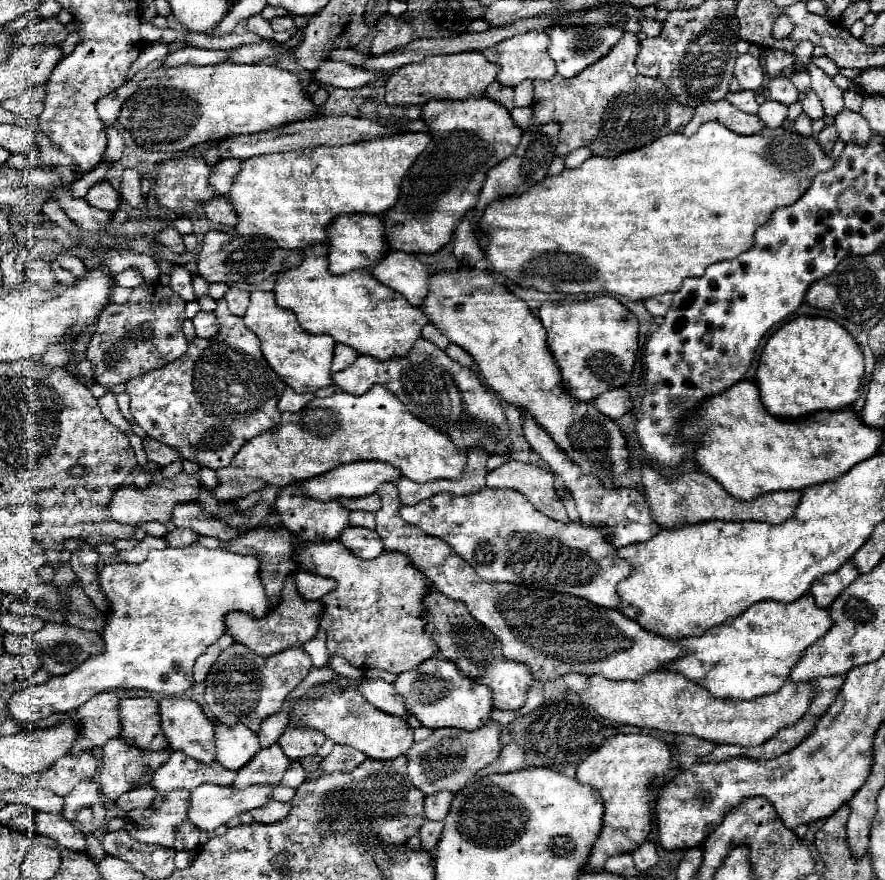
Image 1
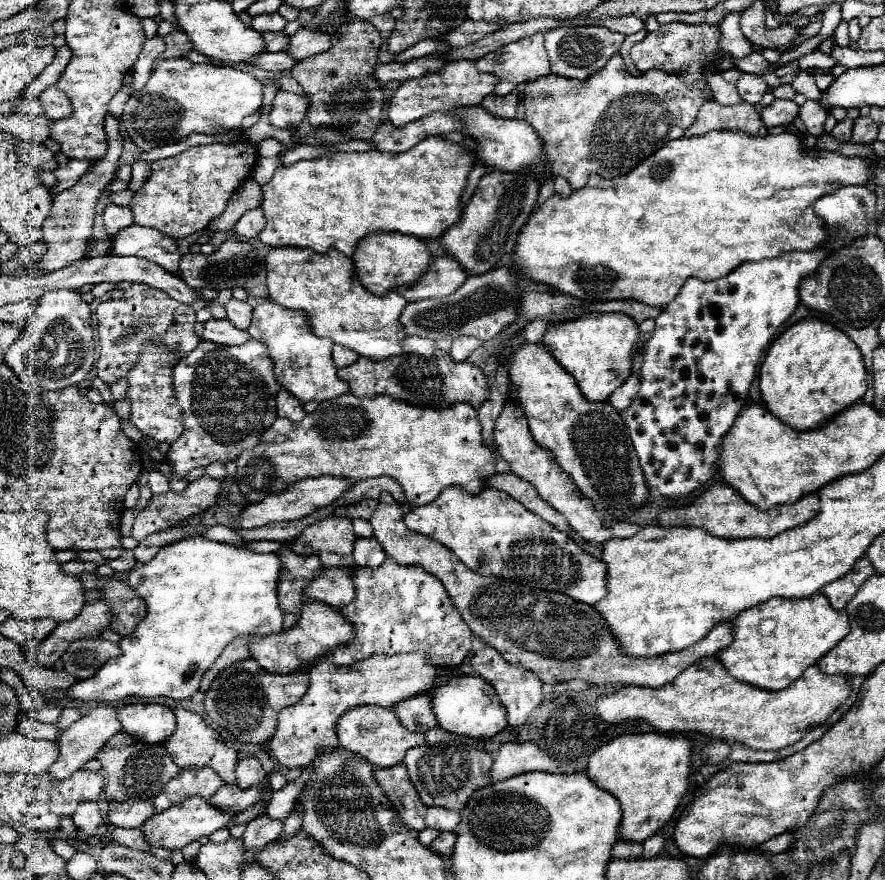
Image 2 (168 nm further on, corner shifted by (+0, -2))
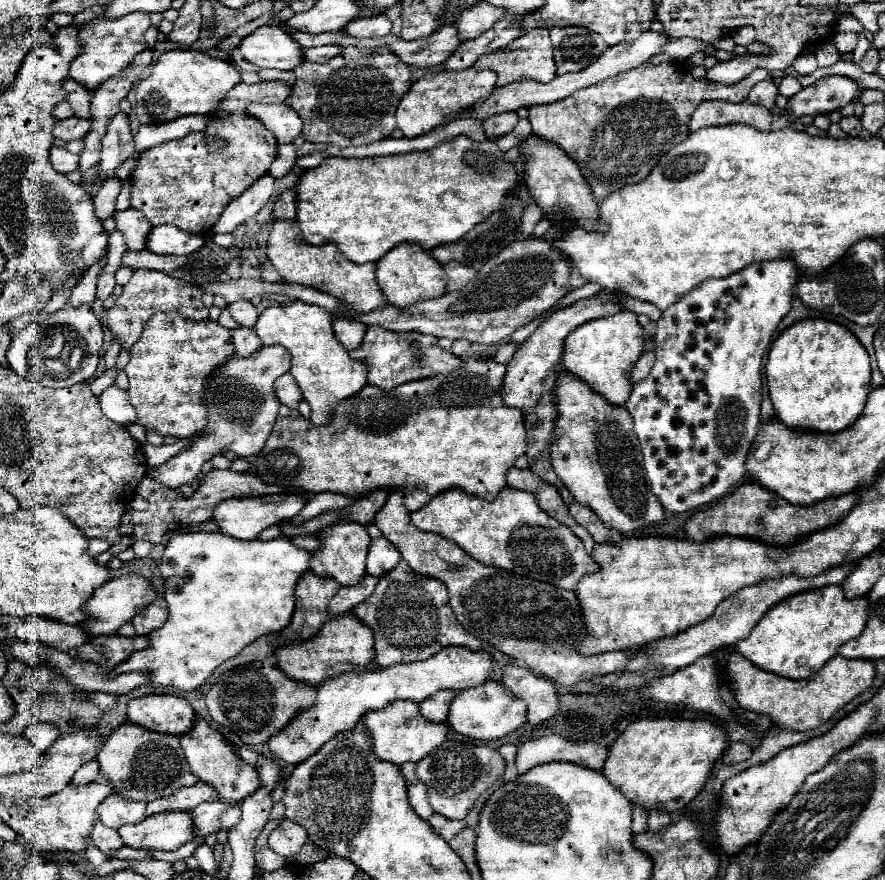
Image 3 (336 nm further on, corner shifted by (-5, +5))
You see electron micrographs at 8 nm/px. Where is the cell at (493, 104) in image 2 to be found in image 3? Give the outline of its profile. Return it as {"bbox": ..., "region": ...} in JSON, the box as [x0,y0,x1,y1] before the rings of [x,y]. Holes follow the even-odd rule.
{"bbox":[485,111,517,139],"region":[[[509,111],[509,113],[503,113],[503,115],[493,115],[489,117],[489,121],[485,121],[485,133],[487,133],[487,139],[497,139],[501,135],[507,135],[513,131],[513,127],[517,125],[517,113],[515,111]]]}

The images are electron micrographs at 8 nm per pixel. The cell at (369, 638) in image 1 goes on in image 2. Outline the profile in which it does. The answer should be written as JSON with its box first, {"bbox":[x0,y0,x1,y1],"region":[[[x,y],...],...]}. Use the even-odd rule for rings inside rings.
{"bbox":[328,558,472,666],"region":[[[386,558],[378,568],[350,566],[348,572],[356,586],[356,598],[338,612],[354,626],[354,638],[328,654],[332,662],[352,666],[372,654],[422,652],[434,666],[462,664],[472,650],[472,632],[438,578],[418,566],[402,566],[392,558]]]}

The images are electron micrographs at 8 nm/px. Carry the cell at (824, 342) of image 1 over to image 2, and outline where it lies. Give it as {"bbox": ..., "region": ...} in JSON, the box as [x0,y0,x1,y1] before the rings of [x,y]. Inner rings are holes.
{"bbox":[760,318,868,430],"region":[[[806,318],[782,332],[768,348],[760,366],[764,406],[786,426],[808,430],[862,400],[868,378],[858,346],[838,328],[820,318]]]}

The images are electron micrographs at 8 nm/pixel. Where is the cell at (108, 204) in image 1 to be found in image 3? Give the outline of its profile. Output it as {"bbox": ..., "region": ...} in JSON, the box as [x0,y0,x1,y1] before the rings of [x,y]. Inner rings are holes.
{"bbox":[113,209,153,251],"region":[[[135,209],[115,211],[113,217],[117,221],[117,229],[125,235],[127,245],[129,245],[131,251],[147,249],[147,237],[149,237],[153,227],[141,211],[135,211]]]}

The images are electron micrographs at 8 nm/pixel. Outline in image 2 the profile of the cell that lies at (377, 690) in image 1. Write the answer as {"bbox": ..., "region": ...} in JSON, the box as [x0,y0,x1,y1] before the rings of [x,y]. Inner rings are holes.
{"bbox":[392,694,438,732],"region":[[[416,694],[412,698],[398,702],[398,706],[394,706],[392,712],[402,722],[402,726],[406,726],[408,730],[414,730],[414,732],[426,732],[438,724],[430,710],[428,694]]]}

